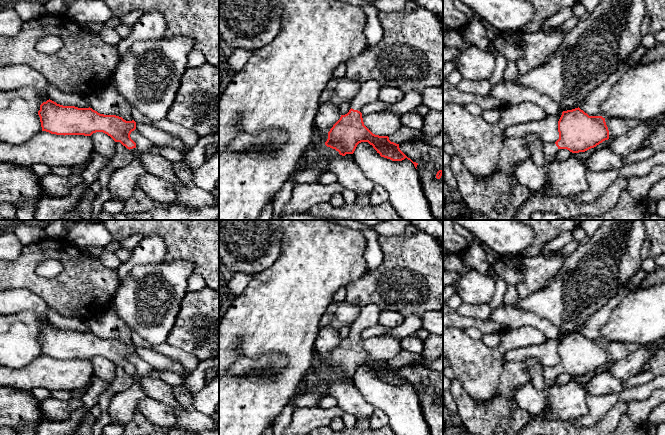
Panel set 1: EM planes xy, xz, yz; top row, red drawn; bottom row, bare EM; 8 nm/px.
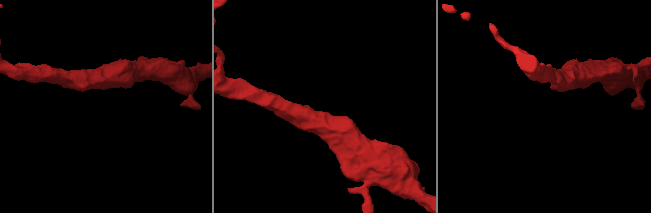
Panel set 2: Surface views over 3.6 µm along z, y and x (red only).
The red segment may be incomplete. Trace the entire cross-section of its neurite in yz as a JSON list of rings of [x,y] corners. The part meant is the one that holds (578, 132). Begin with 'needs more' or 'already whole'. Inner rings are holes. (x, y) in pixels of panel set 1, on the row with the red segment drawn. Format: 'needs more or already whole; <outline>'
needs more; [[[579,107],[563,111],[558,121],[559,139],[555,143],[543,143],[543,151],[547,165],[554,161],[560,149],[567,149],[572,153],[585,152],[609,139],[609,130],[602,116],[589,116]]]

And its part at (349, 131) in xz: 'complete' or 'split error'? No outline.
split error

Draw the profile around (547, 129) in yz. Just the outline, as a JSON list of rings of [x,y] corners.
[[[548,115],[546,118],[538,121],[514,125],[505,129],[504,136],[525,138],[528,134],[535,134],[544,143],[555,143],[559,139],[559,119],[559,116]]]

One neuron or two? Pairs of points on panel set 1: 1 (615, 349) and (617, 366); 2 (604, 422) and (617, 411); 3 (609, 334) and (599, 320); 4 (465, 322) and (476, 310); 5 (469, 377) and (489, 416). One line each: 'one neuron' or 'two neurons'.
1: two neurons
2: one neuron
3: two neurons
4: two neurons
5: two neurons

